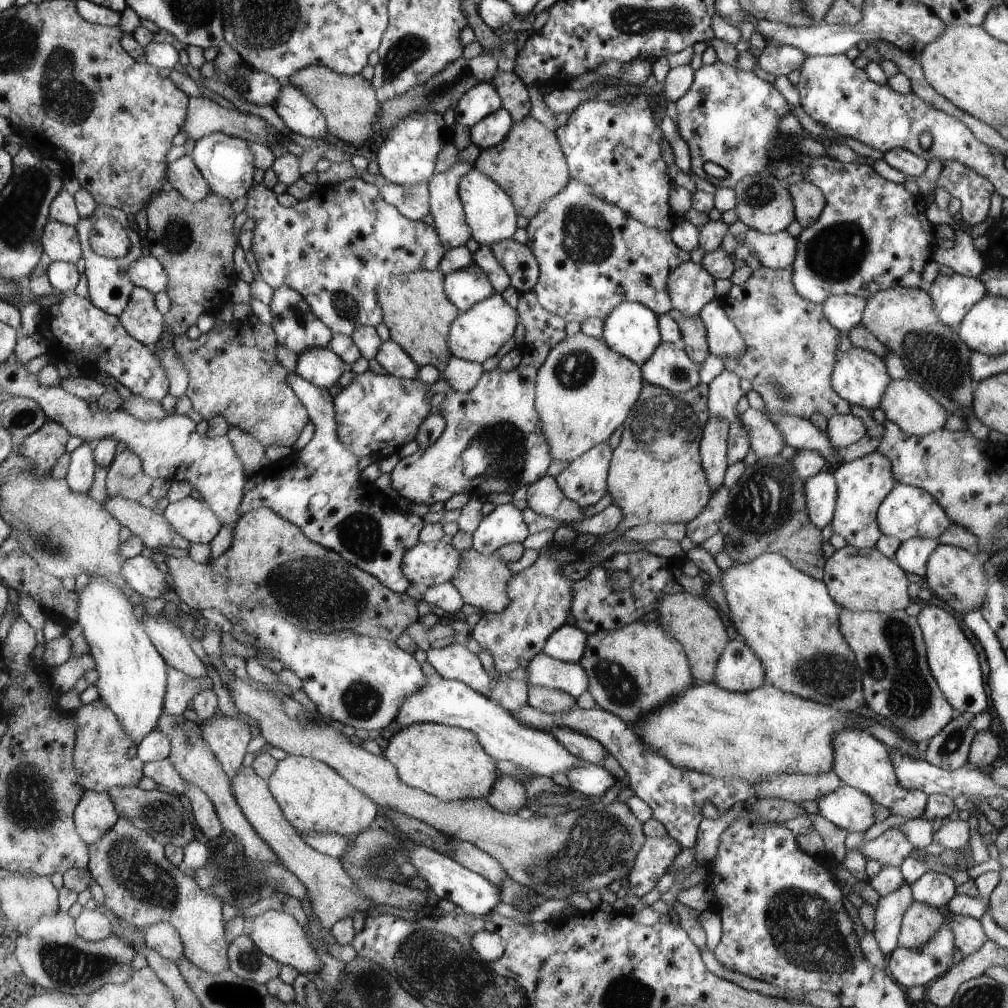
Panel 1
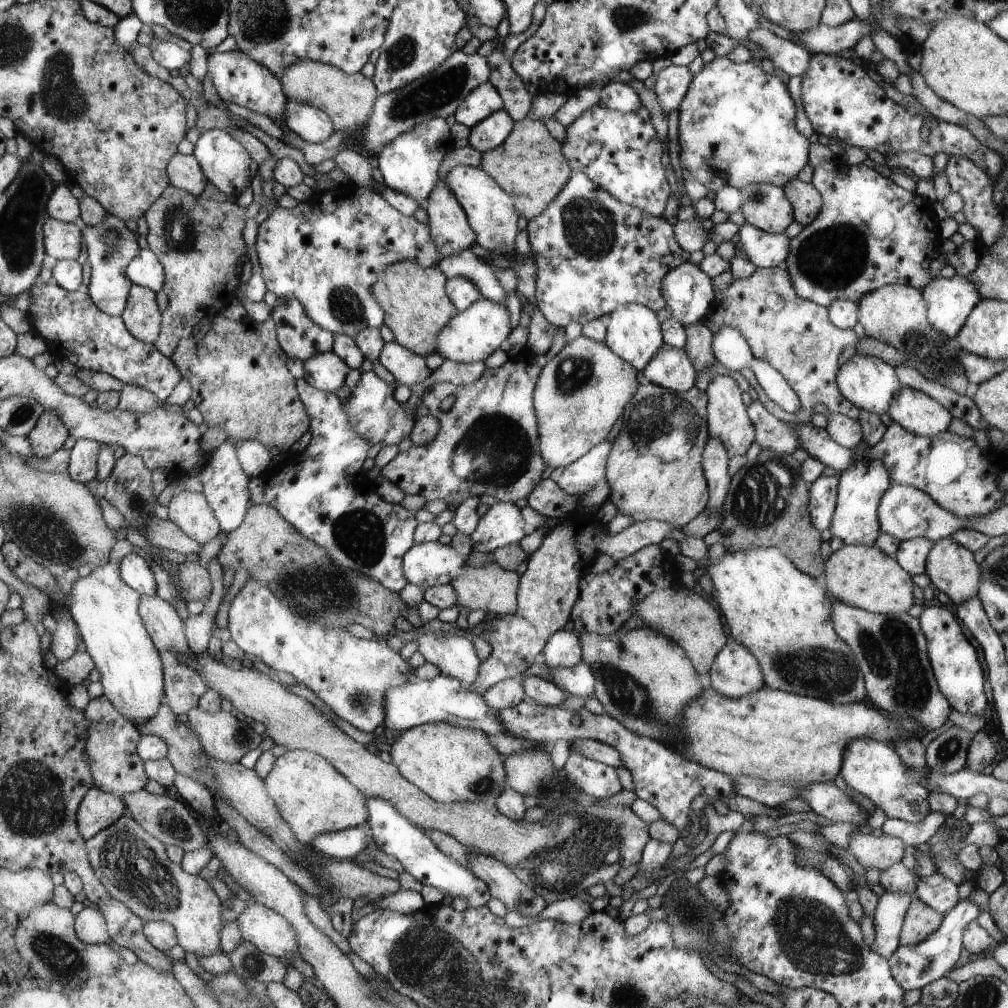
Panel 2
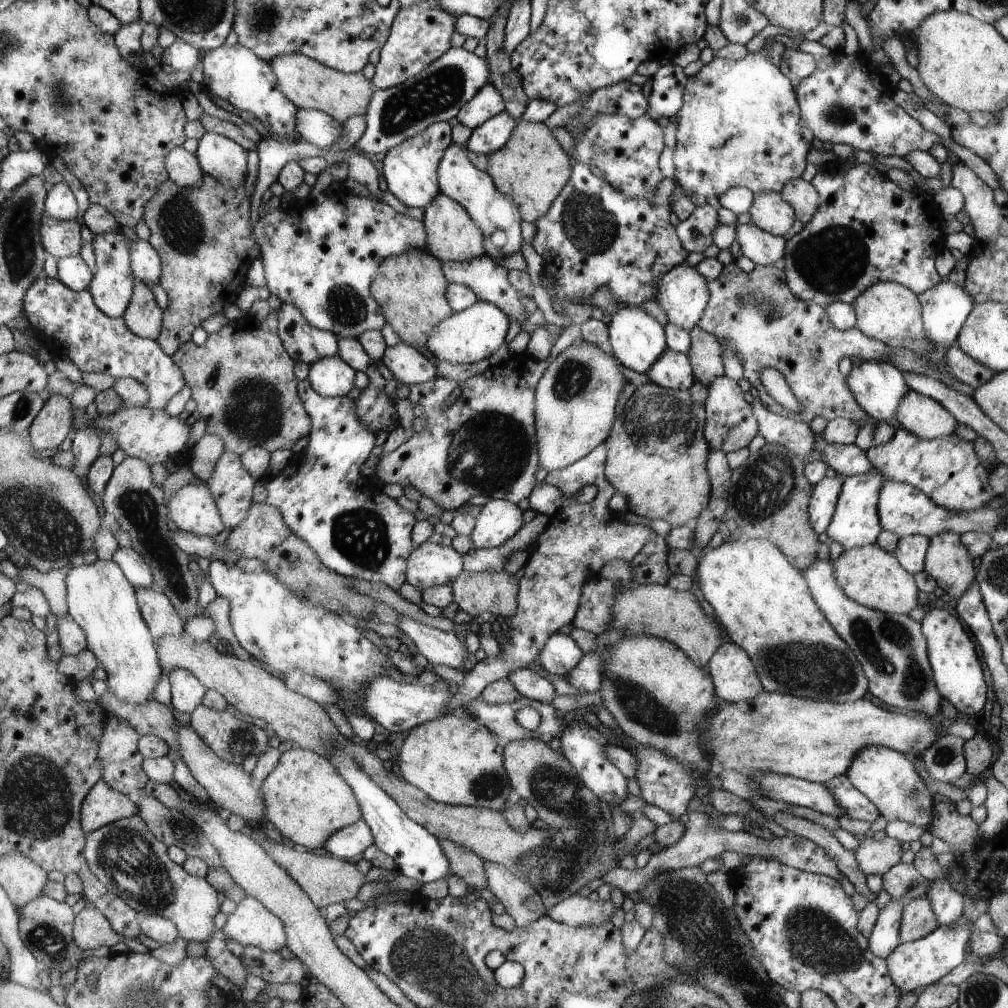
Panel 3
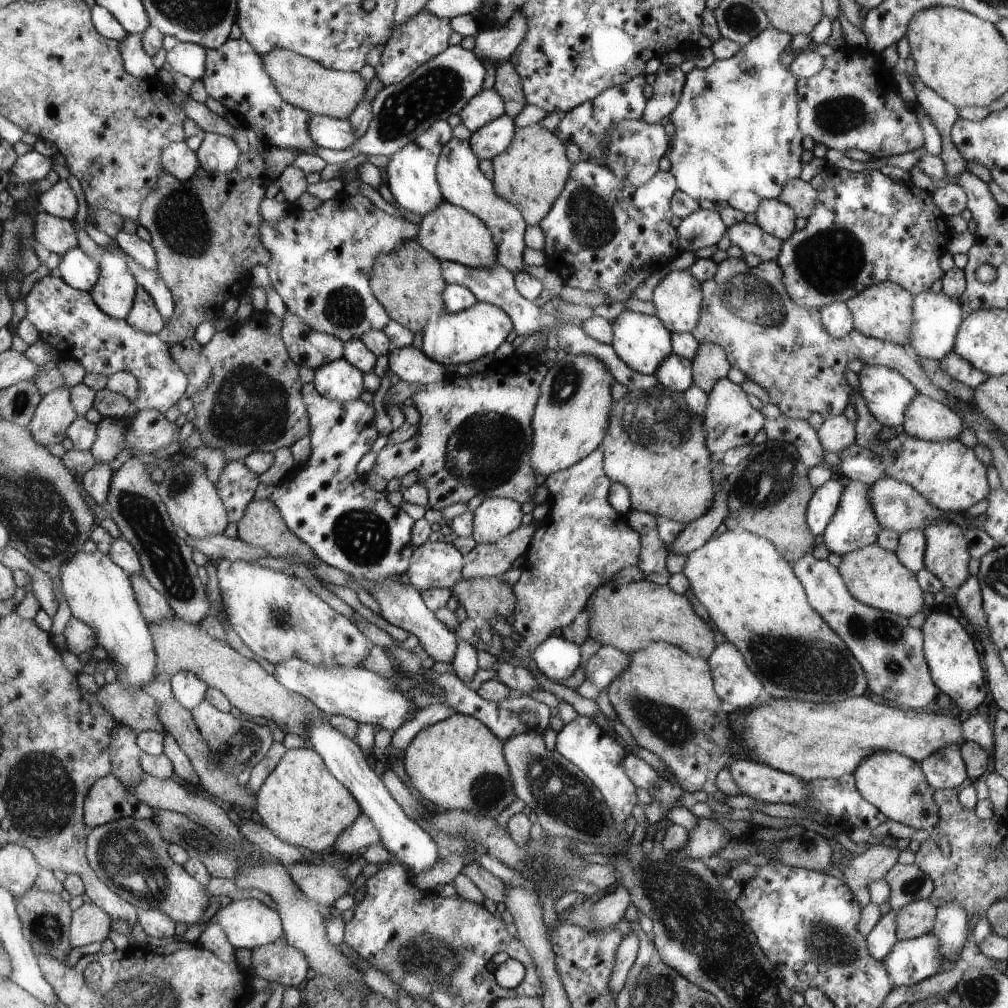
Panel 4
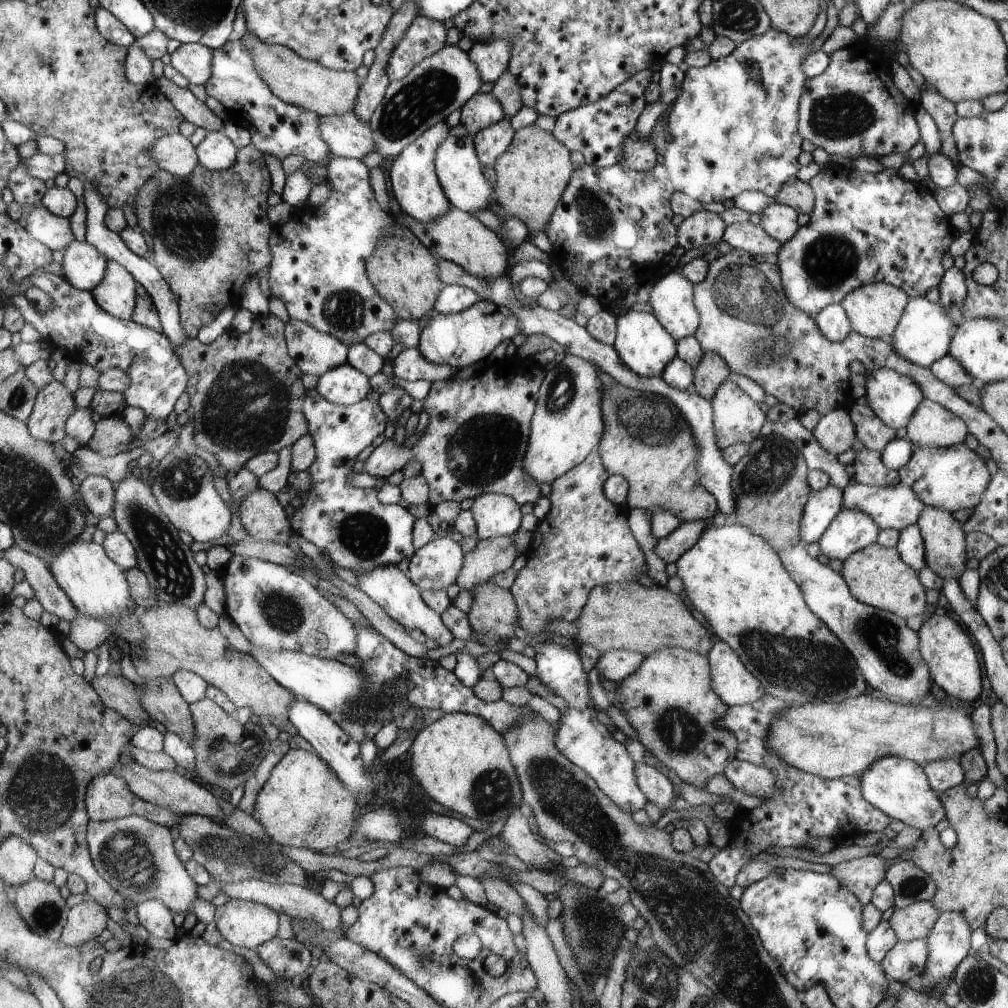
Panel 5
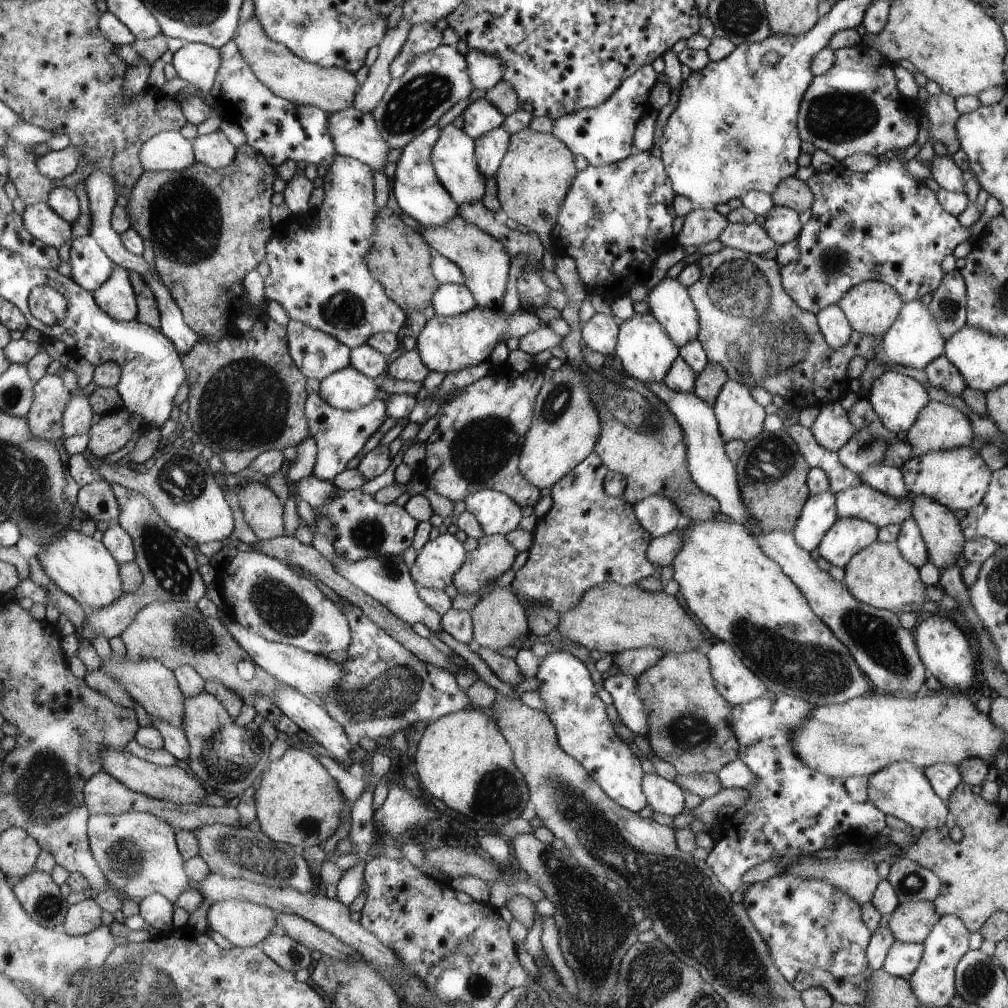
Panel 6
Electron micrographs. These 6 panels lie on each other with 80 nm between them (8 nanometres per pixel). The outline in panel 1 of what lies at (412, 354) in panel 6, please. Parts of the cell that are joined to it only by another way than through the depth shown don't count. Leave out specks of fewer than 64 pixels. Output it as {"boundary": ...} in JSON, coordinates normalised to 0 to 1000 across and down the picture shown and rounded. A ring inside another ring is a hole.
{"boundary":[[[389,336],[381,338],[377,342],[371,355],[385,371],[405,377],[415,375],[417,363],[396,340],[391,339]]]}

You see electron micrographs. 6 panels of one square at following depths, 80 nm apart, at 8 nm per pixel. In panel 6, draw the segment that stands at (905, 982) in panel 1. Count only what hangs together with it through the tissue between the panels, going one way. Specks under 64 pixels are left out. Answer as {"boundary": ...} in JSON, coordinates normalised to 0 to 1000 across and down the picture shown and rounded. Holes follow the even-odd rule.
{"boundary":[[[889,932],[883,938],[875,960],[885,968],[899,971],[901,966],[905,966],[909,962],[915,946],[915,936],[899,936]]]}

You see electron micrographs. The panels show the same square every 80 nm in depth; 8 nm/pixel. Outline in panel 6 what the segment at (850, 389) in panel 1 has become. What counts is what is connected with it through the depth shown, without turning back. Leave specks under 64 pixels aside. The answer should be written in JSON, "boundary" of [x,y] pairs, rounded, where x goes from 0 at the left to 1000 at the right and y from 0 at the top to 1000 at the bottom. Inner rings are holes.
{"boundary":[[[879,368],[867,377],[860,397],[873,415],[875,422],[890,433],[892,429],[901,429],[907,423],[917,403],[921,403],[923,393],[921,393],[921,387],[911,377],[888,368]]]}

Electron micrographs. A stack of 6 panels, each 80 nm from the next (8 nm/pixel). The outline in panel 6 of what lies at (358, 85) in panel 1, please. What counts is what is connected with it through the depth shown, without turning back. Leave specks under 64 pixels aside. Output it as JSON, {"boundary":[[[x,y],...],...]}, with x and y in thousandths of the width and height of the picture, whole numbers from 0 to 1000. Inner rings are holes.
{"boundary":[[[251,15],[243,22],[238,21],[237,26],[234,26],[231,41],[258,81],[261,81],[262,85],[277,97],[293,103],[313,105],[327,114],[349,106],[355,89],[351,72],[334,66],[317,66],[298,59],[282,44],[266,38],[262,26],[256,22],[256,16]]]}

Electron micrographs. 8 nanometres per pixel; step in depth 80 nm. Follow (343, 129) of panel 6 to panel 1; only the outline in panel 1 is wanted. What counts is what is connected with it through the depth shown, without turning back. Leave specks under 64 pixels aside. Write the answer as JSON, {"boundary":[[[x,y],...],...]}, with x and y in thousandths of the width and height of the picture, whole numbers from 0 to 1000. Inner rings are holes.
{"boundary":[[[285,80],[280,81],[276,103],[273,102],[270,106],[292,133],[300,133],[308,137],[322,137],[322,134],[327,131],[323,115],[309,100],[309,97]]]}

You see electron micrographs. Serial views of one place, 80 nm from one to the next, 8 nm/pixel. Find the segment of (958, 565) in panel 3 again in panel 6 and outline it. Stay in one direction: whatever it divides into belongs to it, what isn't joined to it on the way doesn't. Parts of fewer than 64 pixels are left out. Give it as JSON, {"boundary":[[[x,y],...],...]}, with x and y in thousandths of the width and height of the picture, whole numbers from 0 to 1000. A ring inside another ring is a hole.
{"boundary":[[[909,490],[904,495],[905,514],[919,538],[924,560],[932,565],[946,562],[957,540],[946,507],[917,490]]]}

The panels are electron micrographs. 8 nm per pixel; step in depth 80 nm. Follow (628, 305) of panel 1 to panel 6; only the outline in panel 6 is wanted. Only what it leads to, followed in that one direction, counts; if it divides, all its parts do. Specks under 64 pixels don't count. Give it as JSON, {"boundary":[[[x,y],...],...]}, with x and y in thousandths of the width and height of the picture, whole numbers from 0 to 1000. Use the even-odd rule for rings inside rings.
{"boundary":[[[632,310],[625,315],[617,319],[614,324],[613,339],[610,345],[611,353],[615,355],[618,367],[634,379],[647,381],[649,379],[659,379],[663,367],[666,367],[674,354],[674,344],[663,331],[658,323],[646,311],[636,312]]]}

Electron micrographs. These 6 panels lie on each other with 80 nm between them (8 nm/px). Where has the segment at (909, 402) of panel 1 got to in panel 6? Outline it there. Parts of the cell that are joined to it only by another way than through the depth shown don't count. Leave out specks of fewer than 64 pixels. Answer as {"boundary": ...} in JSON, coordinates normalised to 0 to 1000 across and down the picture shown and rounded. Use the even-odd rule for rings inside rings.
{"boundary":[[[923,398],[913,409],[907,423],[901,429],[900,438],[905,442],[904,453],[921,450],[921,448],[937,448],[946,444],[960,444],[968,433],[962,415],[952,405],[933,399]]]}

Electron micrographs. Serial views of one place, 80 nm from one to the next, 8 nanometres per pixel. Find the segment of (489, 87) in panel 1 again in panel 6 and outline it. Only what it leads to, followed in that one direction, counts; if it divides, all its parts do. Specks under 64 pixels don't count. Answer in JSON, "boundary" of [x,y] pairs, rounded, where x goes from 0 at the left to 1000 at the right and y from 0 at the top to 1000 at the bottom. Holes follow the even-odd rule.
{"boundary":[[[482,97],[468,101],[460,109],[458,117],[460,117],[460,131],[470,139],[496,127],[501,119],[501,116],[494,111],[494,107],[486,103]]]}

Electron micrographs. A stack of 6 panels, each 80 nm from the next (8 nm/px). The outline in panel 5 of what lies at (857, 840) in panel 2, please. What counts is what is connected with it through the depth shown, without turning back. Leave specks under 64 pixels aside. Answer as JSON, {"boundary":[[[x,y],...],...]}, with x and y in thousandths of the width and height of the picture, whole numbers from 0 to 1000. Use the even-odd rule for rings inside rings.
{"boundary":[[[873,848],[848,851],[823,859],[823,867],[833,875],[834,879],[841,881],[857,899],[864,895],[867,881],[878,873],[879,854]]]}

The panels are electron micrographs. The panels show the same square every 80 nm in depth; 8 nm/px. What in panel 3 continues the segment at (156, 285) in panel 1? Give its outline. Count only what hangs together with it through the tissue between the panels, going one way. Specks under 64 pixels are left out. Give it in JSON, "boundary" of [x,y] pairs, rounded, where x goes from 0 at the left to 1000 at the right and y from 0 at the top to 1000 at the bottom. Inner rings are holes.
{"boundary":[[[142,237],[132,239],[129,254],[131,272],[135,279],[145,281],[147,284],[157,283],[161,270],[160,256],[148,239]]]}

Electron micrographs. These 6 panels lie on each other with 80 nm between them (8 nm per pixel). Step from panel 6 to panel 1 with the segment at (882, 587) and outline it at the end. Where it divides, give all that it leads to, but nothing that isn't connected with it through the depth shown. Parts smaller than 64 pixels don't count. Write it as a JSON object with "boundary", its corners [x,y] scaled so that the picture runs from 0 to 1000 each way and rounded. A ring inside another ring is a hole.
{"boundary":[[[839,540],[818,556],[814,574],[820,581],[825,595],[832,602],[842,606],[882,608],[898,605],[907,597],[901,589],[903,577],[898,565],[895,565],[887,555],[875,551],[868,543],[853,546]]]}

